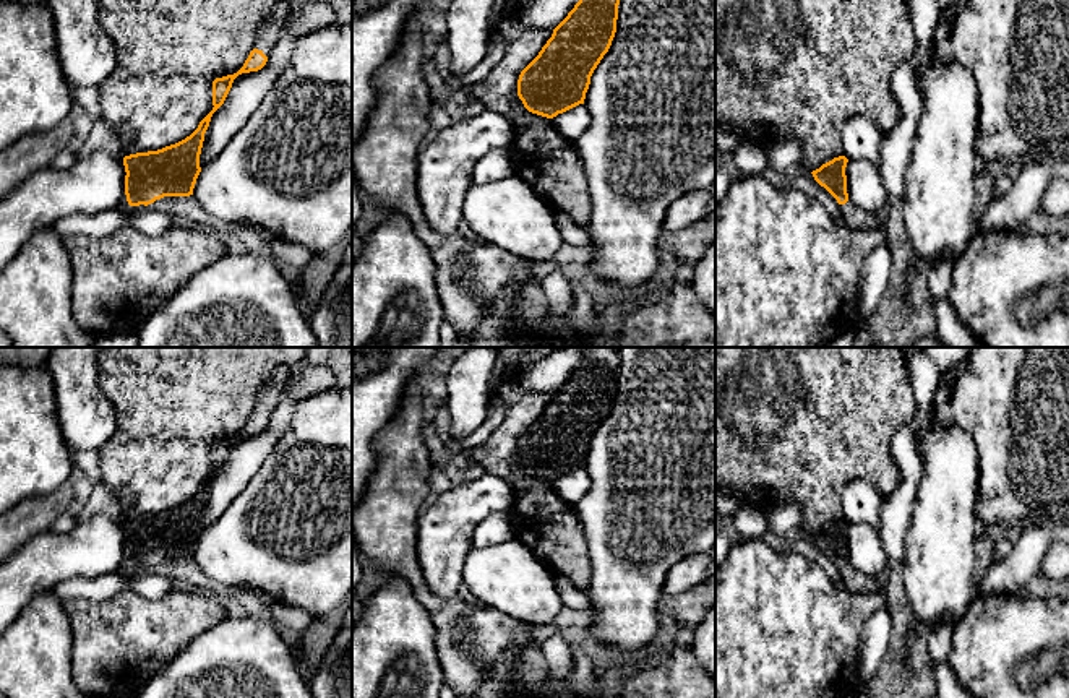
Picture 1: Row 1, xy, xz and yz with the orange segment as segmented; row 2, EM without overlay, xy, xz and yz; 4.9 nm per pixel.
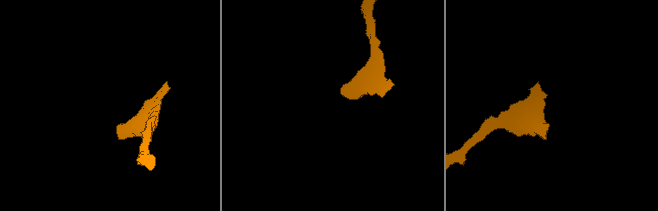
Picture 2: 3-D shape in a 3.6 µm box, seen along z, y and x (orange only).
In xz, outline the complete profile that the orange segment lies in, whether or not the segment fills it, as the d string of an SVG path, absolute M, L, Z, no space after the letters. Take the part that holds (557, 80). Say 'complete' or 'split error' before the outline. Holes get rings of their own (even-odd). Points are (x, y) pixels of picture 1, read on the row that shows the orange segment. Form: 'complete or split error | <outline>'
complete | M579 0L553 29L517 80L517 96L529 112L553 118L584 104L590 76L615 37L618 5Z

